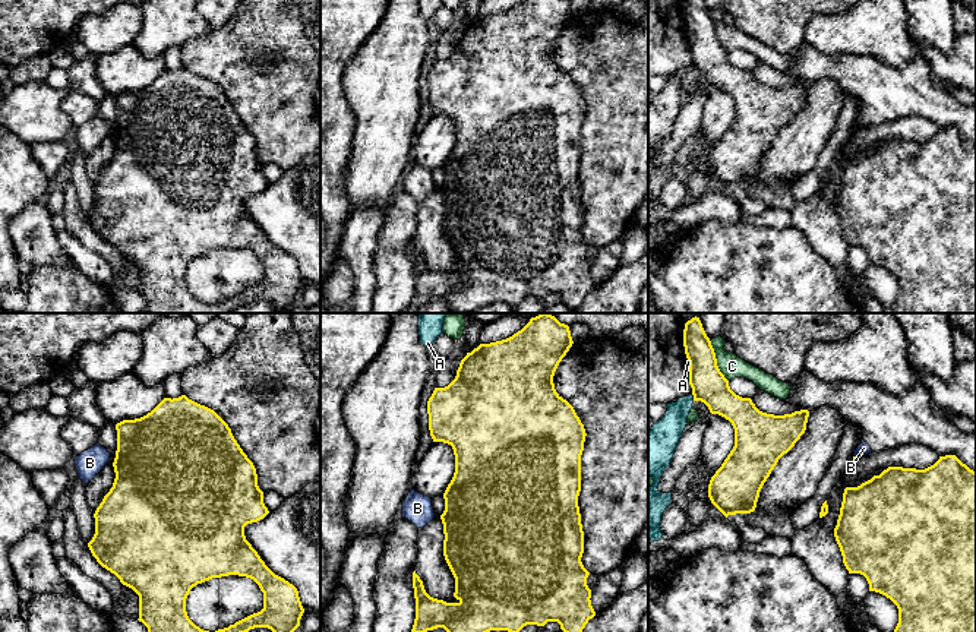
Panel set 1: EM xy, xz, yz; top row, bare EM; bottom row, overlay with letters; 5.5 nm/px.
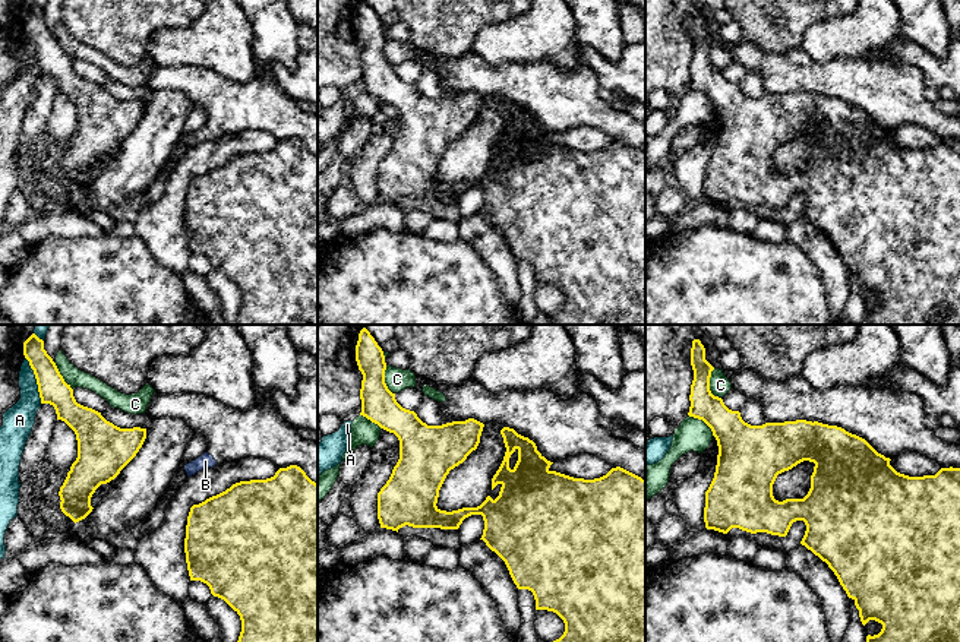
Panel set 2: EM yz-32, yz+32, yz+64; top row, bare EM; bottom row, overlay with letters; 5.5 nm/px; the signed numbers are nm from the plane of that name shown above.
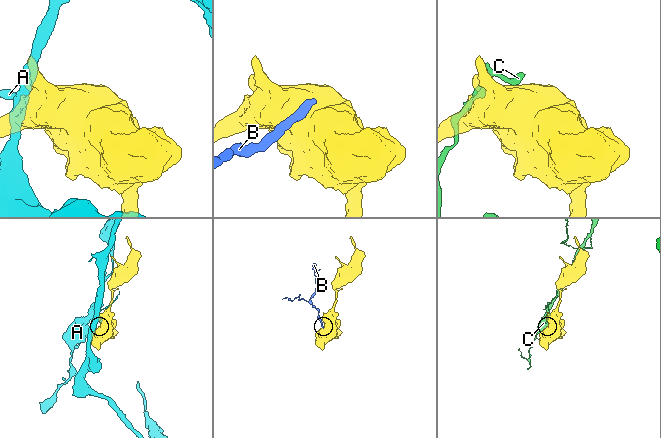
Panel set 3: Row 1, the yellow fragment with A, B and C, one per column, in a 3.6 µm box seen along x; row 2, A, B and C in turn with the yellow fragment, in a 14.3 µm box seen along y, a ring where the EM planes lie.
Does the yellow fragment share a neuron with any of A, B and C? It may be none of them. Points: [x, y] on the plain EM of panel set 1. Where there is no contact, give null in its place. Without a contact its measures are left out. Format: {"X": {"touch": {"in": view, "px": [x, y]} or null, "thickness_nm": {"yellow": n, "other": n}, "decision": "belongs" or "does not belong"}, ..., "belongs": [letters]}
{"A": {"touch": {"in": "yz", "px": [694, 69]}, "thickness_nm": {"yellow": 190, "other": 160}, "decision": "does not belong"}, "B": {"touch": {"in": "yz", "px": [856, 129]}, "thickness_nm": {"yellow": 20, "other": 70}, "decision": "does not belong"}, "C": {"touch": {"in": "yz", "px": [716, 34]}, "thickness_nm": {"yellow": 190, "other": 130}, "decision": "does not belong"}, "belongs": []}

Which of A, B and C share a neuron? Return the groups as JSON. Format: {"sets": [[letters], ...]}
{"sets": [["A"], ["B"], ["C"]]}

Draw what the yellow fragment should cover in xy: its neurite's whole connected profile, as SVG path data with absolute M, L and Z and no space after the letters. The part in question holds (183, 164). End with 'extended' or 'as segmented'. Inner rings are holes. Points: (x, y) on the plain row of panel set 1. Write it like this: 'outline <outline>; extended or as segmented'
outline M186 67L164 70L140 91L116 97L117 123L113 135L116 151L97 180L95 206L88 219L97 234L139 268L139 294L148 300L145 313L231 313L255 300L268 300L287 313L300 298L304 285L297 260L275 247L246 212L244 199L263 192L269 183L258 158L253 135L234 111L228 97L211 80ZM228 247L253 252L263 265L263 281L228 300L203 303L187 288L186 271L193 259Z; as segmented

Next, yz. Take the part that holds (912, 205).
outline M956 127L939 129L925 142L888 139L857 159L846 159L834 209L849 246L863 247L869 263L885 268L897 278L898 296L893 313L976 313L976 145Z; as segmented

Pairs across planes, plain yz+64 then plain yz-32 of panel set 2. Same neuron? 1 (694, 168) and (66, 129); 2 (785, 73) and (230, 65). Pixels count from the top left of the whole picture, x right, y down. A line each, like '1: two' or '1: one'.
1: one
2: two

